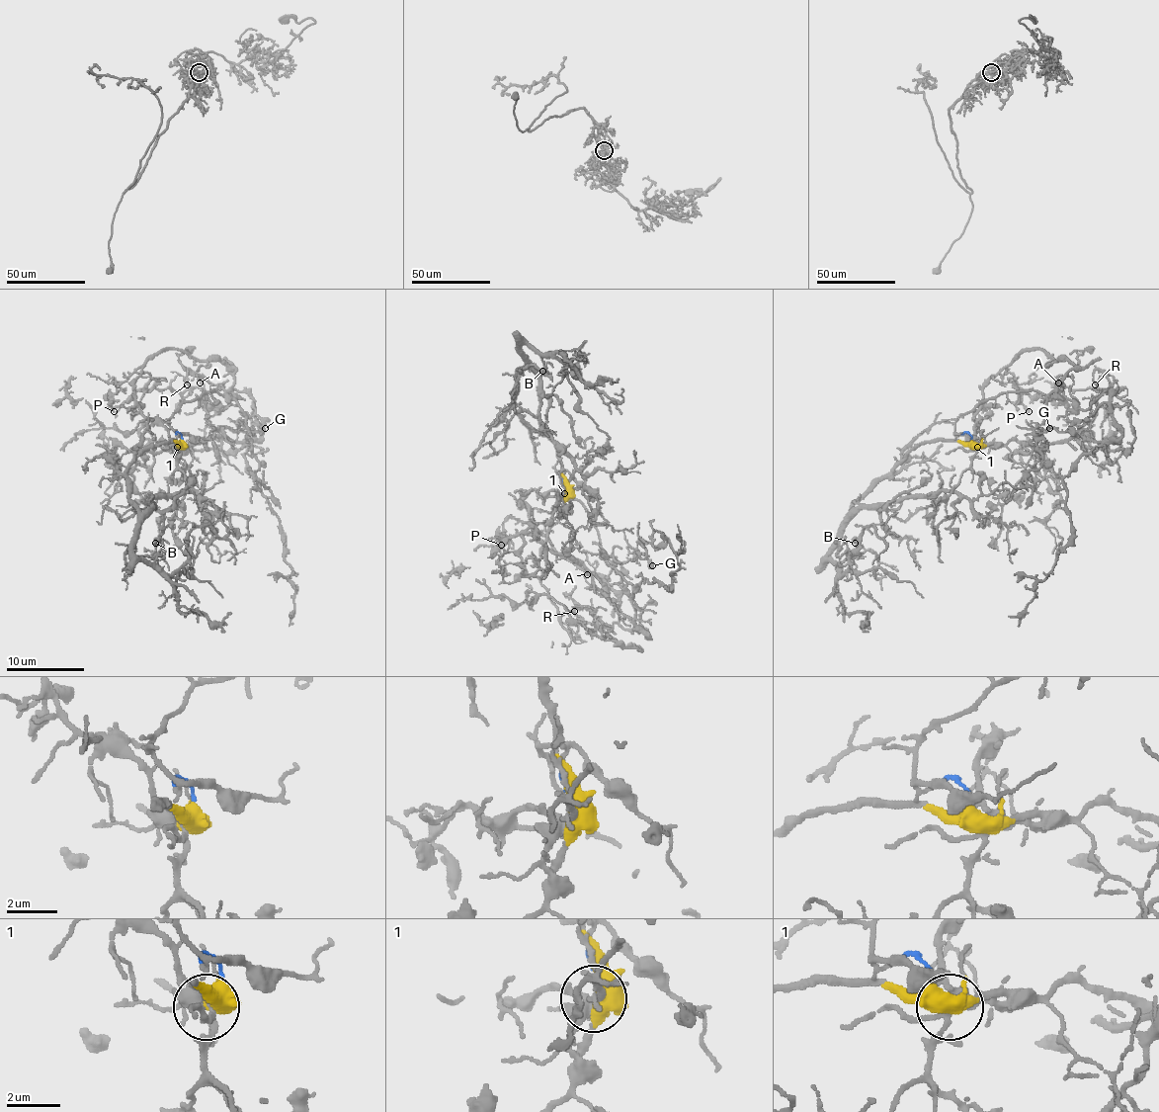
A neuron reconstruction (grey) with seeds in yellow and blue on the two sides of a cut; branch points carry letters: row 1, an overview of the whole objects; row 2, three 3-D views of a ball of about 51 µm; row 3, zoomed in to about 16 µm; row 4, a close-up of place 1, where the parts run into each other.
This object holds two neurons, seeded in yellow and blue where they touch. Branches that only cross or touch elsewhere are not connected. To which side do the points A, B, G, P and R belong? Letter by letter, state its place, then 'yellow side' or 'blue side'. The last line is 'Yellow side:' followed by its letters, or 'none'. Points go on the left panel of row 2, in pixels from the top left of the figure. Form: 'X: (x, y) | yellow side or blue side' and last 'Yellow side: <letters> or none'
A: (200, 383) | blue side
B: (155, 543) | yellow side
G: (265, 428) | blue side
P: (114, 411) | blue side
R: (187, 384) | blue side
Yellow side: B

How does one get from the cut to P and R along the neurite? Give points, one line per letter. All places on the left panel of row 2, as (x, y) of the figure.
P: (182, 438), (168, 422), (184, 402), (223, 394), (234, 383), (232, 367), (160, 350), (116, 383), (114, 412)
R: (182, 438), (234, 369), (160, 350), (166, 494), (260, 436), (188, 384)

